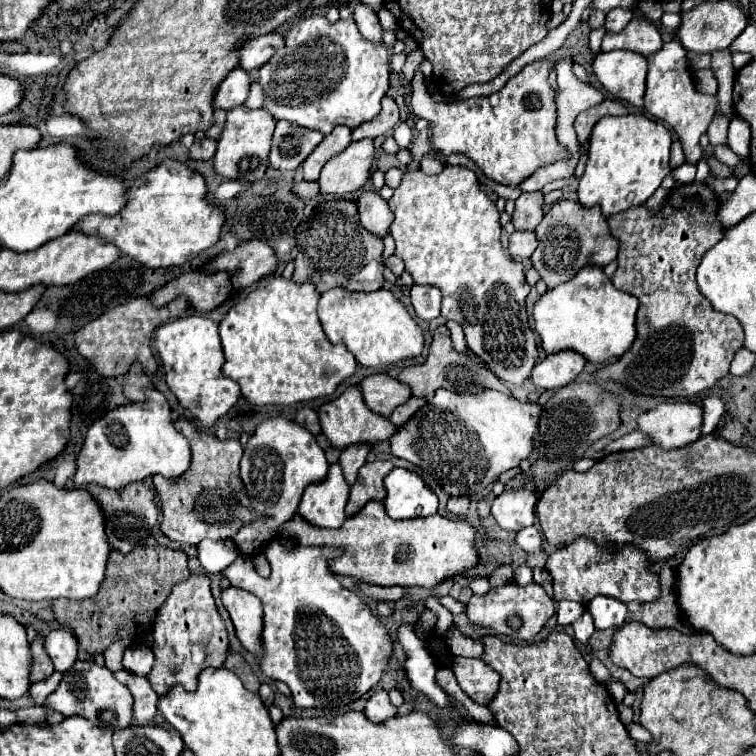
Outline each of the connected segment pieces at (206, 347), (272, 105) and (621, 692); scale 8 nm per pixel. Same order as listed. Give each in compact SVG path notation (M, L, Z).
M187 316L159 326L155 334L155 350L163 362L169 390L203 426L213 426L215 420L225 416L241 396L239 386L221 374L225 358L217 324L213 320L205 316Z
M319 14L305 16L283 40L285 46L257 70L265 94L263 110L275 120L289 120L327 136L337 124L353 130L379 114L379 102L389 88L389 50L363 40L353 18L331 24Z
M615 680L615 682L611 682L609 686L607 686L607 690L609 690L609 694L616 703L621 703L625 694L627 694L627 686L621 682L621 680Z

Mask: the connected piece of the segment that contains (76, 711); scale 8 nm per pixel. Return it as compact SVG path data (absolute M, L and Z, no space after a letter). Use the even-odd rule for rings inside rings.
M77 660L71 670L63 672L63 678L59 682L59 688L47 696L47 704L65 714L65 716L83 716L95 726L103 726L105 730L119 732L131 724L131 694L129 690L117 682L113 672L107 668L95 664L95 662L83 662Z

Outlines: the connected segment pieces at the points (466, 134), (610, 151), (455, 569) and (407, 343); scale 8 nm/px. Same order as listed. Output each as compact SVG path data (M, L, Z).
M549 60L531 62L519 74L511 76L499 92L449 104L431 100L427 88L423 86L423 74L417 67L411 106L419 118L425 118L433 124L431 142L437 152L443 156L463 152L485 172L487 178L499 184L519 186L537 168L569 158L569 152L559 144L555 134L557 114L555 92L547 82L549 68Z
M643 114L601 118L589 138L589 160L577 188L579 202L589 208L601 206L605 216L623 212L631 206L641 206L671 172L669 148L671 132L663 122Z
M367 502L357 514L349 516L339 528L319 528L305 522L299 514L295 514L285 526L279 526L277 536L289 536L299 544L307 546L329 546L341 550L341 556L329 562L329 568L341 576L353 576L361 582L371 582L379 586L423 586L433 588L445 578L453 578L455 574L465 572L467 568L477 564L477 550L473 546L475 530L465 520L449 520L439 514L427 518L413 520L393 520L387 516L383 502Z
M337 286L319 298L319 322L325 336L339 344L343 342L361 366L385 366L399 360L415 358L423 350L423 332L417 322L407 314L405 306L393 296L391 290L377 292L349 292Z

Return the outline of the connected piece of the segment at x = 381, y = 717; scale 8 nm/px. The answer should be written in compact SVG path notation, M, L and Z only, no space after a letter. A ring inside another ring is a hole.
M375 690L373 696L365 704L365 716L375 724L385 722L387 718L393 718L395 712L397 712L397 708L391 706L387 690Z

